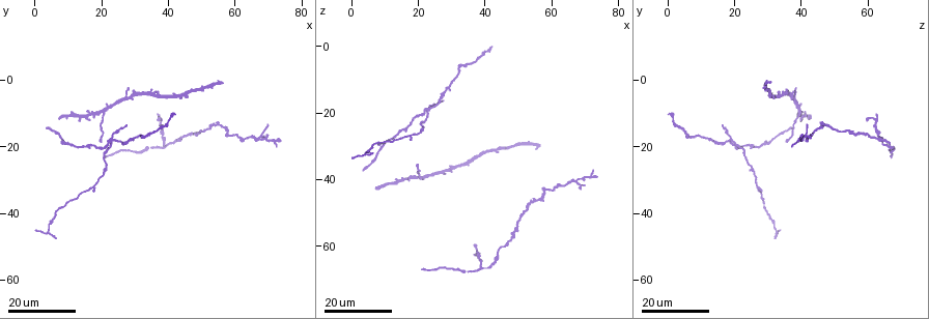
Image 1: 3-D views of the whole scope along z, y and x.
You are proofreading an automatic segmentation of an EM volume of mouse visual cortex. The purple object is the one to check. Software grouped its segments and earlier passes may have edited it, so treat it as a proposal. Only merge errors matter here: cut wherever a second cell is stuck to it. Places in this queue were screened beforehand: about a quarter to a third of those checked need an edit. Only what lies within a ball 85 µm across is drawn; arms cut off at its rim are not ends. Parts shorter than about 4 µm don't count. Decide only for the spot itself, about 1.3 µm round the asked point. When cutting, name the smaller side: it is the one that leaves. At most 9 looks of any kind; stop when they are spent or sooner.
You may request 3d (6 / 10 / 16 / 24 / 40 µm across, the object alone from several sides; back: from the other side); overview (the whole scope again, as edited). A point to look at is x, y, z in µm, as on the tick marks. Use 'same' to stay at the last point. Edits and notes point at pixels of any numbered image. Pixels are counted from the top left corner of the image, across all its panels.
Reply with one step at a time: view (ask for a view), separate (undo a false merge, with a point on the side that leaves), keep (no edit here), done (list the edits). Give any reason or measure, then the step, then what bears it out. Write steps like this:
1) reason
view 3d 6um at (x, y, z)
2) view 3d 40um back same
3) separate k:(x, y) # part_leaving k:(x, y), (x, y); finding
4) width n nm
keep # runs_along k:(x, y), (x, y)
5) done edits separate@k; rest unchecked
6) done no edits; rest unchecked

sudden change in width
view 3d 16um at (8.5, 18.0, 30.5)

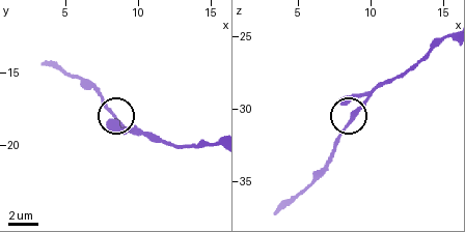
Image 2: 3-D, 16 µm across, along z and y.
view 3d 6um same

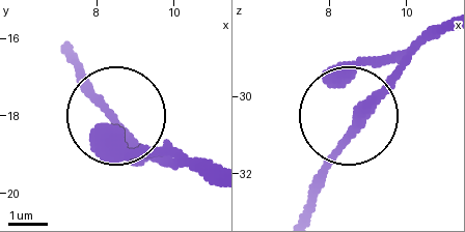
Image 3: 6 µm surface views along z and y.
keep # continuous, no second cell

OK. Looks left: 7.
two arms in line, one across
view 3d 16um at (44.0, 5.0, 31.5)

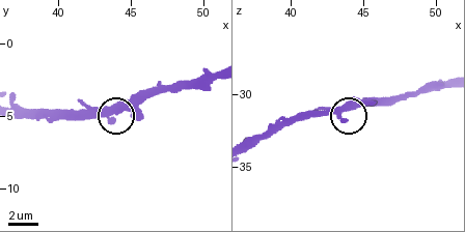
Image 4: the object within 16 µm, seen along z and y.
view 3d 6um at (43.4, 4.6, 31.2)

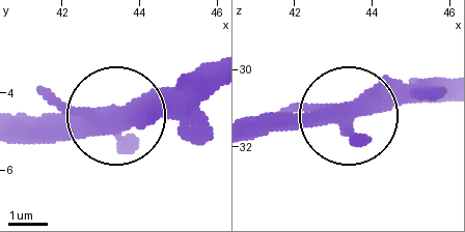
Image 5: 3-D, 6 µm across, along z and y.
side_arm 16 um
keep # runs_along 5:(253, 138), (383, 112), (429, 85); one cell here

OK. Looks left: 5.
two arms in line, one across
view 3d 16um at (55.0, 13.0, 46.5)

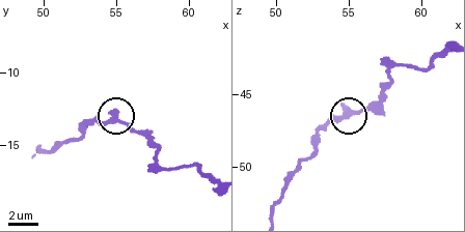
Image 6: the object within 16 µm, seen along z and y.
view 3d 10um at (55.2, 13.4, 46.2)

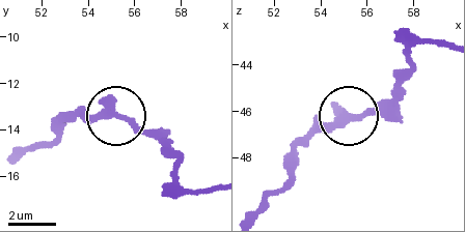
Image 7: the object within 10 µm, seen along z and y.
arms 3
keep # one cell here

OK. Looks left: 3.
view 3d 24um at (67.5, 17.0, 40.5)

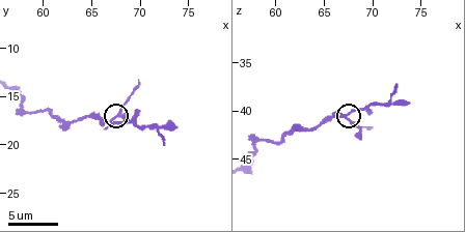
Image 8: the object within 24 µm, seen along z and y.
closer look
view 3d 10um same

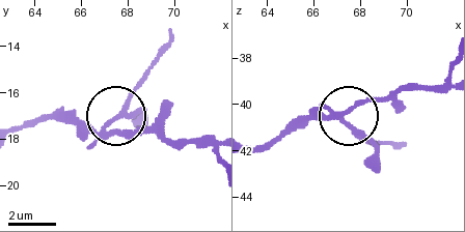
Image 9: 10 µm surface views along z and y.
separate 9:(122, 115) # part_leaving 9:(100, 132), (171, 29); a second cell is stuck on

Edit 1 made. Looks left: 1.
done edits separate@9; rest unchecked

